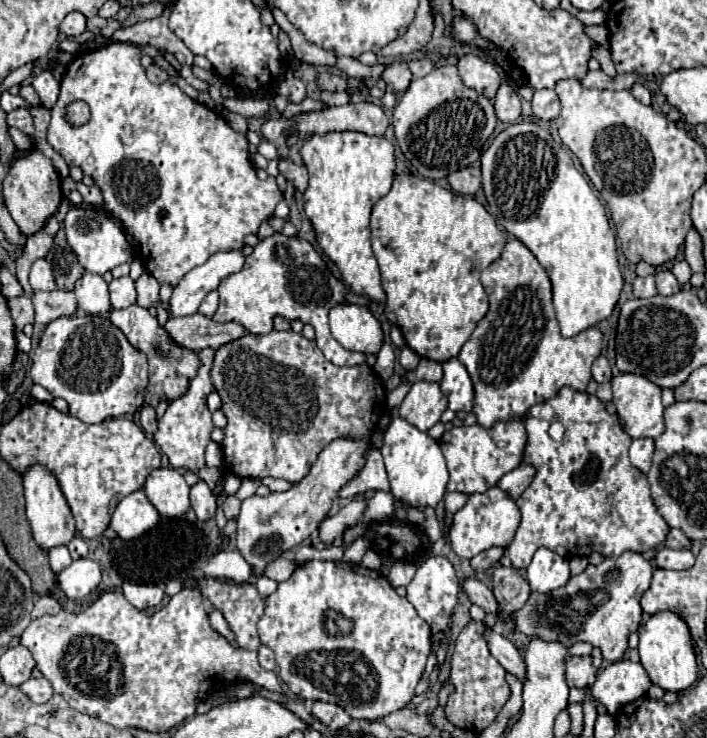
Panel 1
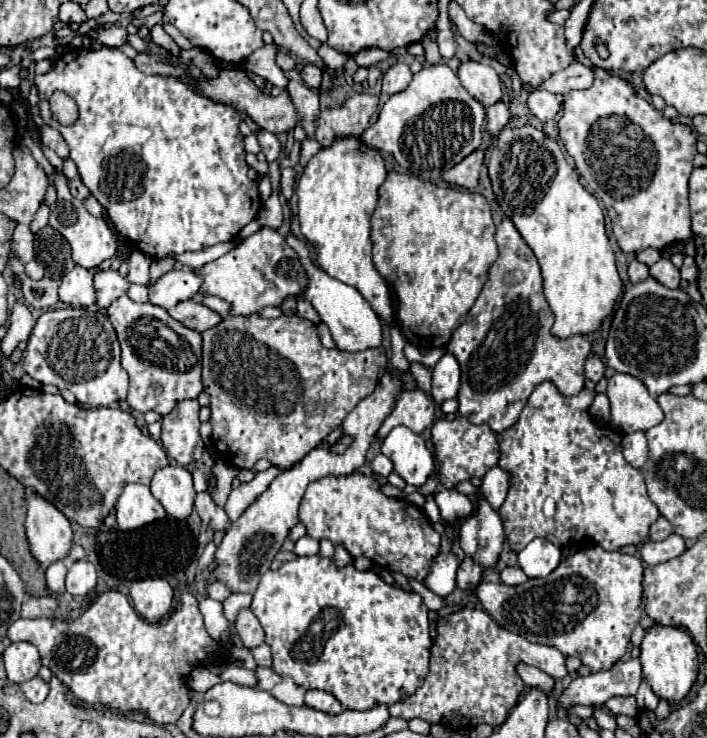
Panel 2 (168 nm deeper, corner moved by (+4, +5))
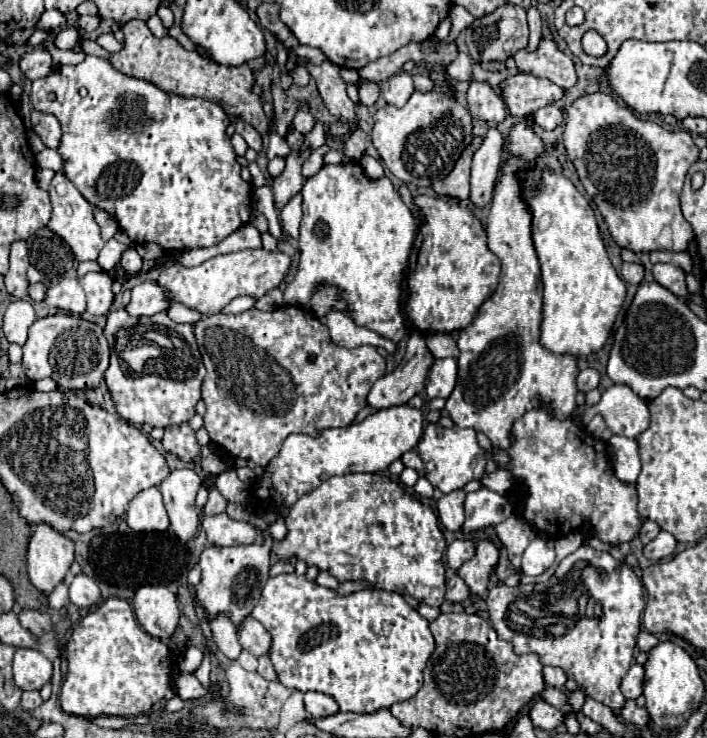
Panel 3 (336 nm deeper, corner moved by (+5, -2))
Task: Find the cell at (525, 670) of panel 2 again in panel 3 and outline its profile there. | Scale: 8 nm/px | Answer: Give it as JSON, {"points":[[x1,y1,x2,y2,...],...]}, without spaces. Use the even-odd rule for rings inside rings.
{"points":[[545,686,545,690,541,692,541,698,543,698,545,702,549,702,551,706,555,706,555,708,561,708,561,710,569,710,565,692,561,692,561,690,553,688,553,686]]}

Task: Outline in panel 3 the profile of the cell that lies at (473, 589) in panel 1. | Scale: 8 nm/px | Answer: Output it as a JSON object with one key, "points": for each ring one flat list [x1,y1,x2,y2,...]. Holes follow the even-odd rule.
{"points":[[583,544,577,552,561,562,549,582,515,588,499,584,489,590,485,602,491,624,497,630,499,638,511,642,517,654,539,654,545,666,563,668,565,674,587,692,587,696,609,706,615,714,621,712,625,698,619,690,619,682,627,674,633,660,635,640,641,630,641,614,645,610,645,588,631,566,615,560,609,552,601,552,591,548,589,544]]}

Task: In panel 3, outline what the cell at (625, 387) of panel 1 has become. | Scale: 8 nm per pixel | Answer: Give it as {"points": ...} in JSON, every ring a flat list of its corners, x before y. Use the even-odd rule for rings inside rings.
{"points":[[613,384,603,392,597,406,577,406,573,416,579,424,586,426,595,414,605,418,613,434,627,438,637,438,651,424,647,402,639,398,627,384]]}

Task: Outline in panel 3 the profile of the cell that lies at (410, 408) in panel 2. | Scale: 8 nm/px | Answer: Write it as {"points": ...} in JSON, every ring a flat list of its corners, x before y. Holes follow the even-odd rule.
{"points":[[409,404,403,406,393,406,393,408,385,408,379,410,371,416,367,416,363,422,347,426,347,428,329,428,323,430,317,438,309,438,305,434,291,434,285,442,283,448,279,452,279,456,265,468,265,478,261,482,257,482,253,486,253,498,257,502,273,498,275,502,285,502,287,508,291,508,303,494,315,490,321,482,329,480,331,476,339,476,339,474,349,474,349,472,379,472,379,470,387,470,387,466,393,460,399,460,407,450,413,450,423,434,423,426,425,426,425,416,419,408,411,408]]}

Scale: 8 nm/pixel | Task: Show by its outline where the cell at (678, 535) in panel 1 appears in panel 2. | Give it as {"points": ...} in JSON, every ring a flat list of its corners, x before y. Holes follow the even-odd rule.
{"points":[[658,517,658,519,650,525,650,539,652,539,652,541,662,541,662,539,666,539,670,533,672,533,672,525,670,525,664,517]]}

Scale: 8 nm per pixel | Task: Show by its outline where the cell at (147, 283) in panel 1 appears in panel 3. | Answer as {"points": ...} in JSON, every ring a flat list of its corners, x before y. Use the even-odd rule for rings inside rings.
{"points":[[127,250,121,256,121,266,129,272,129,274,139,274,143,270,143,260,135,250]]}

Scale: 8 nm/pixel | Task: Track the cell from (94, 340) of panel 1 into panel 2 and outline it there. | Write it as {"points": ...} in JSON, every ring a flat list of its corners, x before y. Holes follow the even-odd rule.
{"points":[[66,307,66,309,44,311,38,317,38,321,30,333,28,347,26,347,24,359,22,359,22,367,32,379,36,379,44,385,50,383,60,389,70,389,76,395,78,403,90,405,90,407,124,401,126,393,128,393,128,375,120,365,120,345,118,345,110,319,106,315,102,315,100,311,90,311,84,307,80,307,80,309]]}

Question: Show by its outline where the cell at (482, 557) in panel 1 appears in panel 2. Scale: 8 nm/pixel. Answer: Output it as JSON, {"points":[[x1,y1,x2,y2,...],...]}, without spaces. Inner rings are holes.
{"points":[[464,559,458,567,458,575,456,575,456,585,462,591,474,591,476,585,482,579,482,567,476,565,472,559]]}

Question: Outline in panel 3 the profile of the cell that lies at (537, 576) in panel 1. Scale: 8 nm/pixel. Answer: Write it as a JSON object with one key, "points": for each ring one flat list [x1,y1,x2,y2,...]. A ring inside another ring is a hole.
{"points":[[535,538,527,550,523,552,523,566,521,570,529,576,539,576,543,574,551,564,555,562,555,550,553,542,547,538]]}

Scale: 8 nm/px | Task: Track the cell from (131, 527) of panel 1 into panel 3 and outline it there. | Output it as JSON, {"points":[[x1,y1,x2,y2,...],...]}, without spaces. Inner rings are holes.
{"points":[[153,486,135,494,127,508,127,526,133,532,153,532,169,528,169,518,159,488]]}

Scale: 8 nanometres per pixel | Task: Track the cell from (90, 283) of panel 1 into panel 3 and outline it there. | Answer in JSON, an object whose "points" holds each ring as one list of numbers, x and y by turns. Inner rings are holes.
{"points":[[61,278,57,284,51,284,45,302,73,314,85,312,85,292,79,278]]}

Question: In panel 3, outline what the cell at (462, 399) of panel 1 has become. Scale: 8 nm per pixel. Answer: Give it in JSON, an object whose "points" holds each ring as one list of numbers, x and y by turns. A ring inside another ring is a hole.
{"points":[[455,358,435,359,429,370,427,380,427,396,433,398,449,398,457,382,457,360]]}

